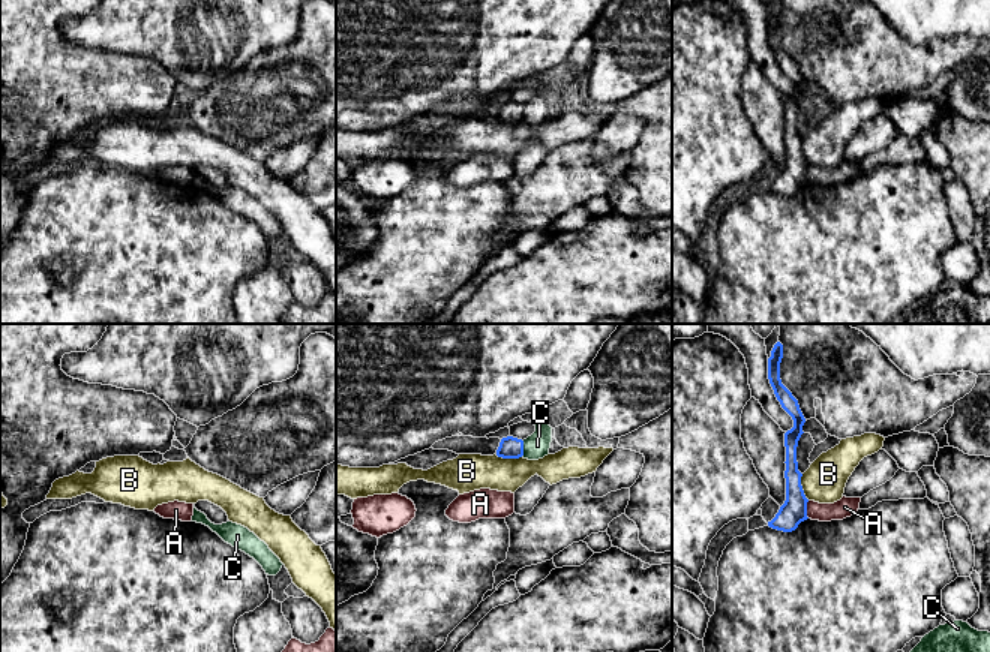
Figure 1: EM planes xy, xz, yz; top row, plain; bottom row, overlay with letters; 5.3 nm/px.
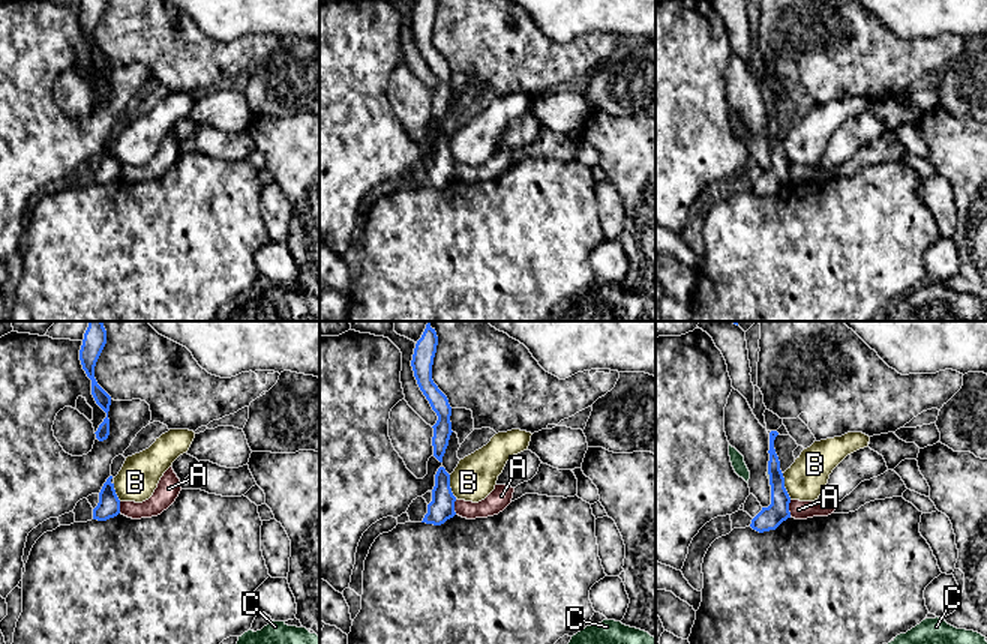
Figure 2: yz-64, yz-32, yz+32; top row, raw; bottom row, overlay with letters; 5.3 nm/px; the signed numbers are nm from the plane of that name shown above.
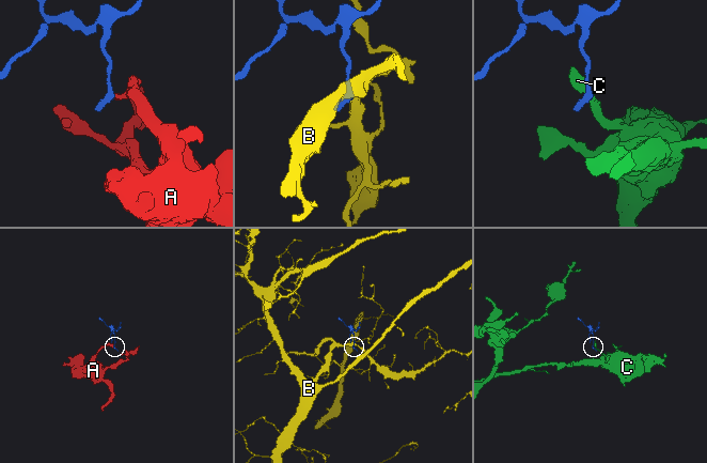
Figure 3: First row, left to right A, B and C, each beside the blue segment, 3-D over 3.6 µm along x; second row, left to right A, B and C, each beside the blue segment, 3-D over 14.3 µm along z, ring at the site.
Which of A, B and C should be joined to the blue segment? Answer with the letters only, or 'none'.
none

